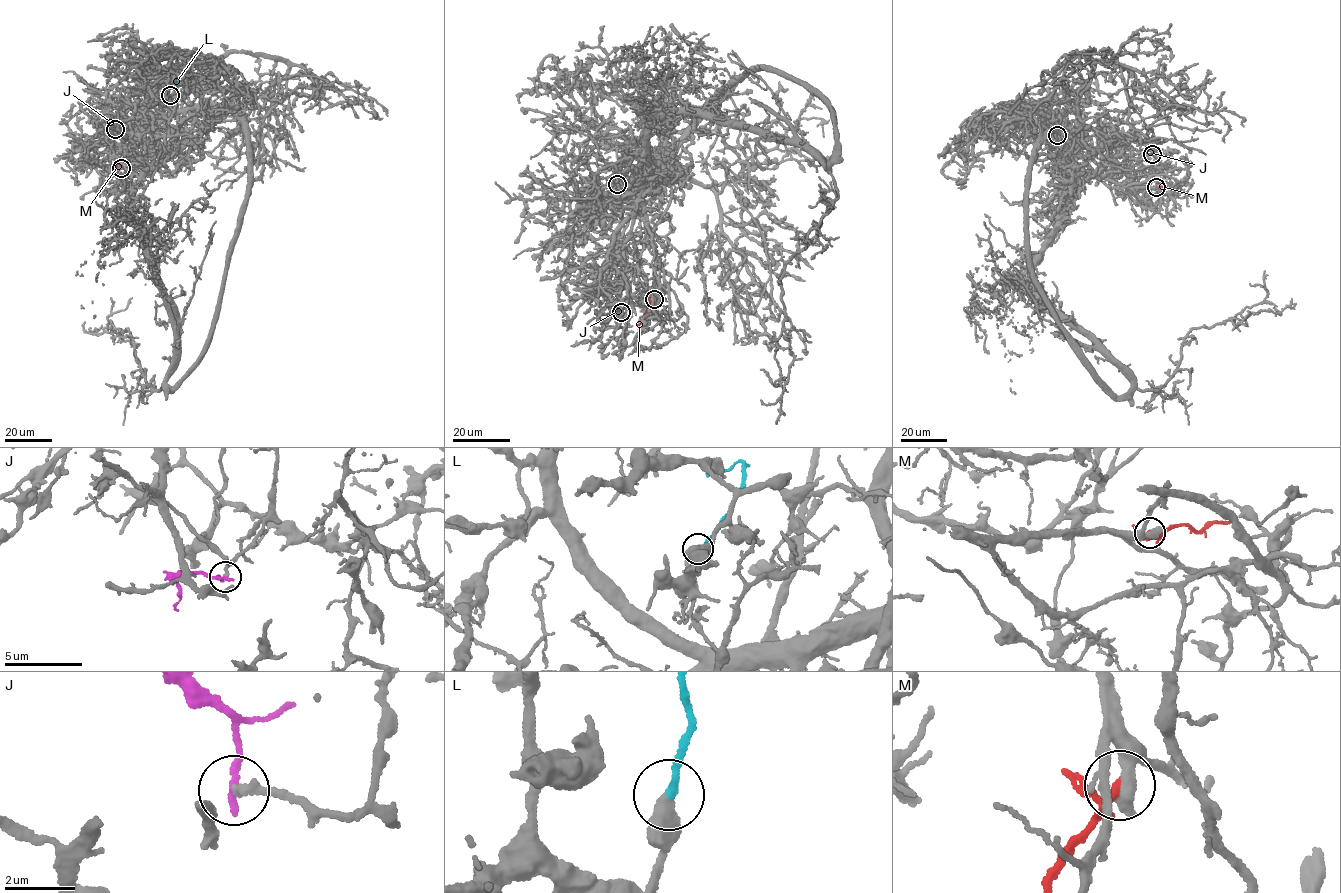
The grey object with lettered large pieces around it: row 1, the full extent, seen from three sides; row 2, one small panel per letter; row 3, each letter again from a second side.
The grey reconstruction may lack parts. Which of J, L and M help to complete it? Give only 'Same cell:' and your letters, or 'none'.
Same cell: L

